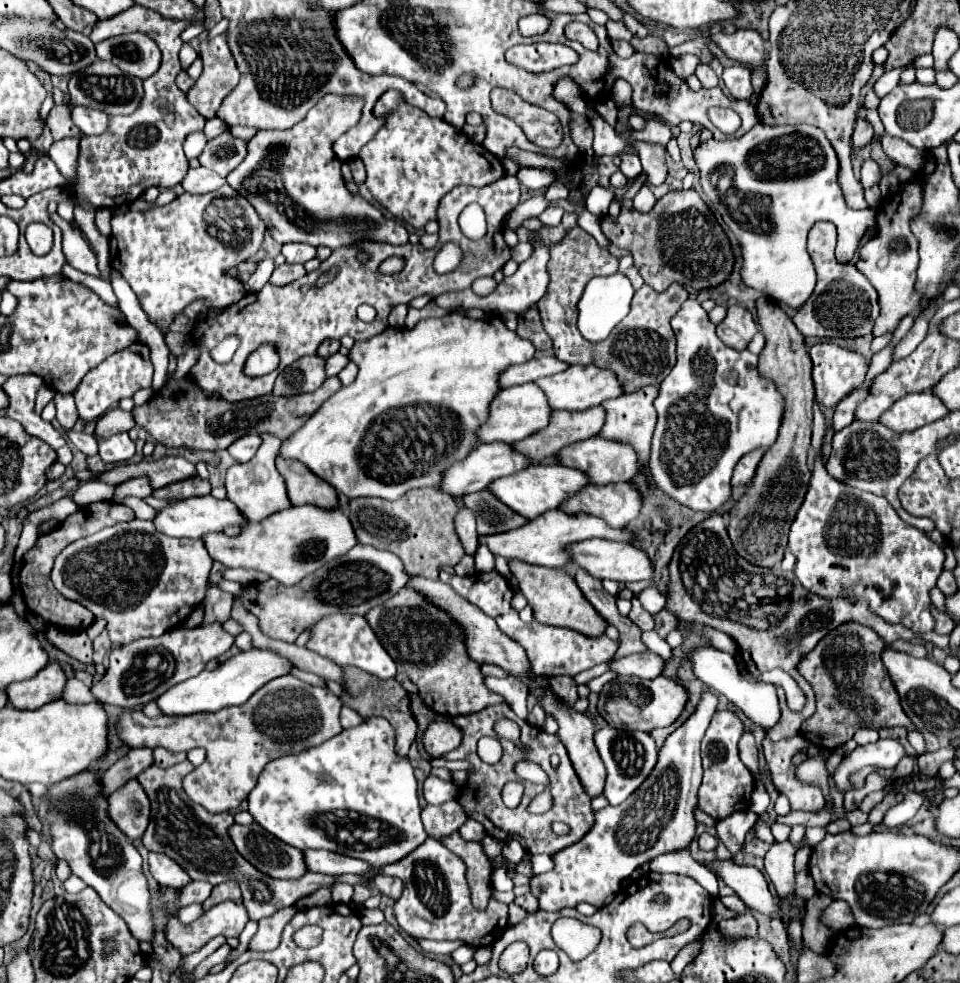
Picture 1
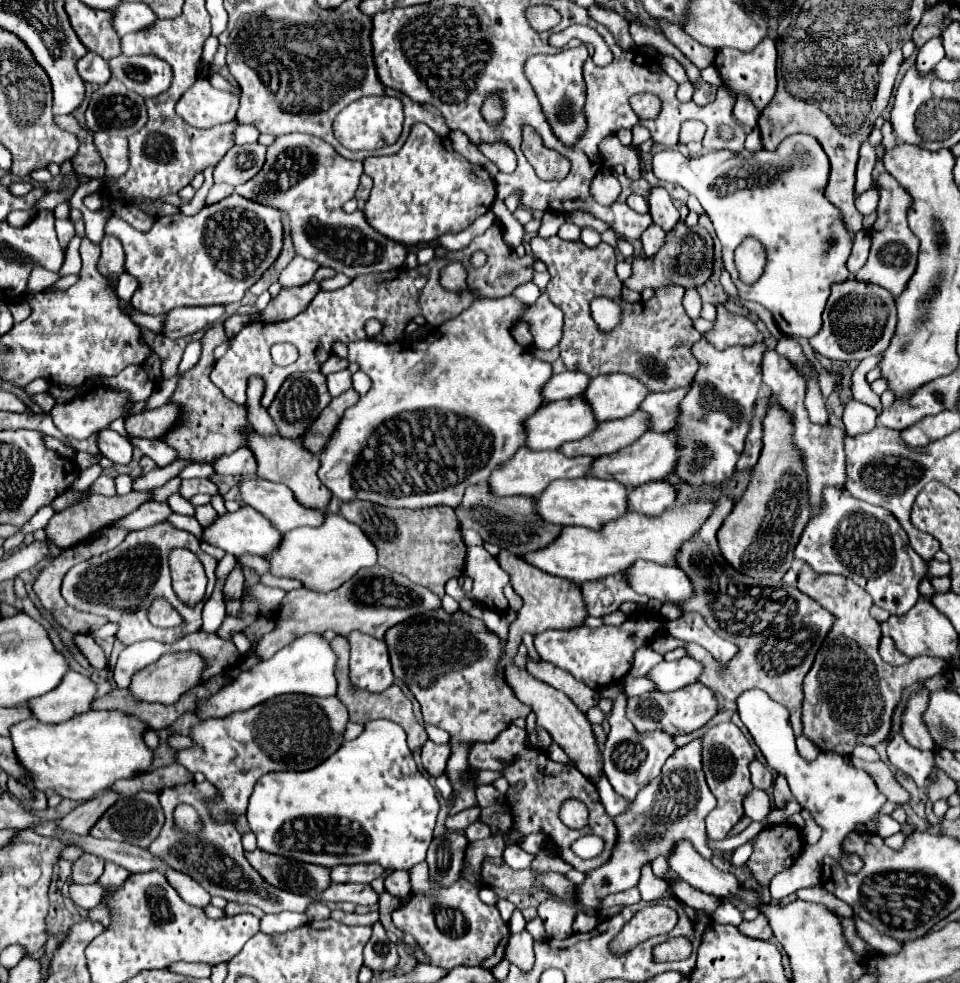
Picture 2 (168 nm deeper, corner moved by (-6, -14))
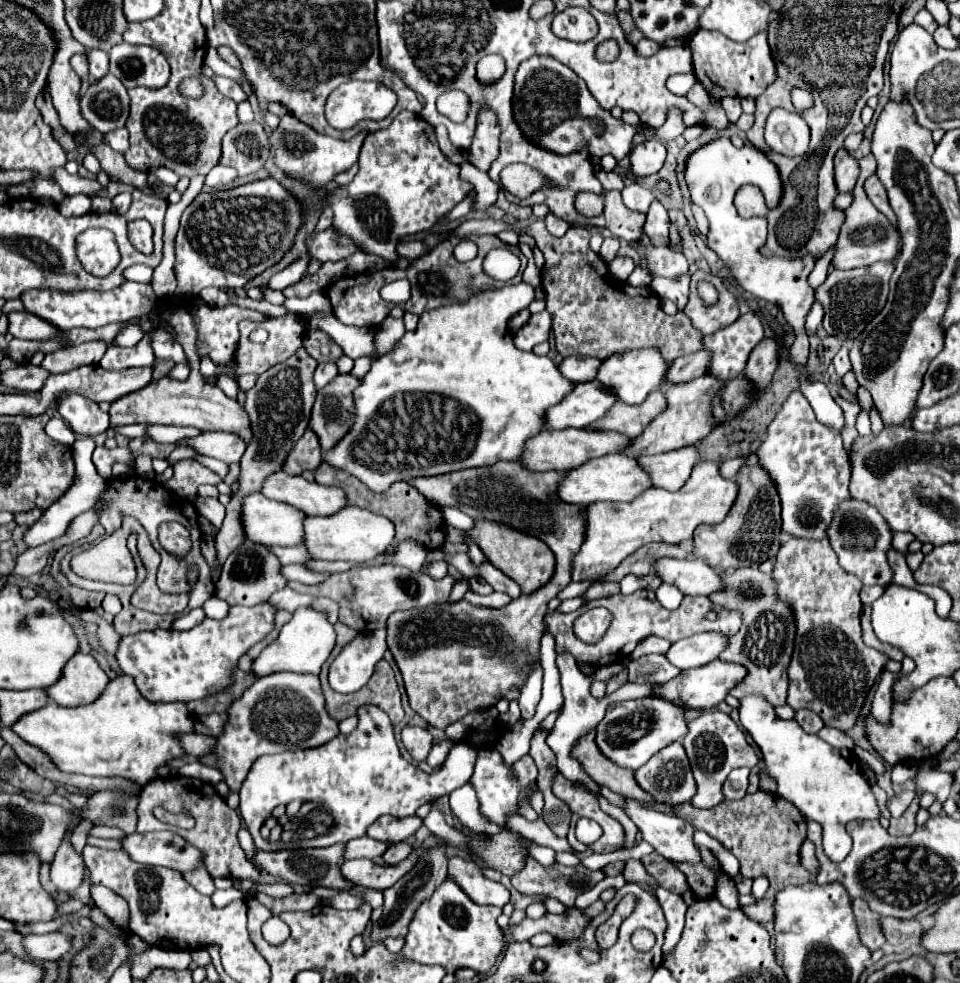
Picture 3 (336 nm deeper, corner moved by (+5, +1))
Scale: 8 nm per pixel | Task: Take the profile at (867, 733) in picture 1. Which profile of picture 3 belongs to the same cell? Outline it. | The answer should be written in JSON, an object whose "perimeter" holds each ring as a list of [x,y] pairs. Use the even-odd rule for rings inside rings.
{"perimeter":[[[823,727],[817,735],[821,739],[825,739],[829,745],[837,747],[837,749],[855,749],[855,741],[843,731],[837,731],[837,729],[831,729],[831,727]]]}

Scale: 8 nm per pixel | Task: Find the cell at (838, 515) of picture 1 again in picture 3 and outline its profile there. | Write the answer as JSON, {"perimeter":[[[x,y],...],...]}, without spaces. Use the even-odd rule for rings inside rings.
{"perimeter":[[[855,497],[845,499],[833,515],[833,521],[827,529],[827,539],[837,553],[841,567],[847,573],[857,575],[863,585],[887,587],[893,581],[893,569],[889,569],[887,561],[887,551],[893,549],[893,531],[889,525],[885,525],[881,513],[877,513],[877,509],[873,509],[873,505],[867,501],[857,501]]]}

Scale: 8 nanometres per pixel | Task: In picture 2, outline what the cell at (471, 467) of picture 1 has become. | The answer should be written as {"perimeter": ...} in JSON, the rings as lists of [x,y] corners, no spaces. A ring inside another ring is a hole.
{"perimeter":[[[520,448],[520,452],[516,452],[516,456],[512,460],[508,460],[508,464],[504,464],[504,468],[496,468],[496,472],[492,472],[488,484],[490,484],[492,492],[496,492],[498,496],[516,496],[516,494],[520,494],[520,496],[538,496],[540,492],[544,492],[544,488],[552,480],[586,476],[592,462],[594,462],[592,456],[568,458],[560,450],[536,452],[536,450],[530,450],[530,448]]]}

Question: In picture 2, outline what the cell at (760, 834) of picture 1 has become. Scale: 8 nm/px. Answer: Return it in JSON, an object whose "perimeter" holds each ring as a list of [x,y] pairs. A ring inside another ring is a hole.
{"perimeter":[[[746,842],[746,844],[742,844],[740,848],[736,848],[736,850],[730,854],[730,864],[732,864],[734,868],[742,868],[742,864],[748,860],[750,854],[752,854],[752,844]]]}

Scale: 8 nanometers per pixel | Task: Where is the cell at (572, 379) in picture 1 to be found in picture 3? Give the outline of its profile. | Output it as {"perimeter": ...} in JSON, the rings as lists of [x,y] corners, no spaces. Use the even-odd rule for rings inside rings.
{"perimeter":[[[635,349],[627,353],[611,355],[601,363],[601,369],[597,369],[597,381],[601,385],[609,385],[613,393],[617,393],[617,399],[627,405],[641,403],[653,389],[665,389],[665,371],[669,363],[661,357],[657,349]]]}

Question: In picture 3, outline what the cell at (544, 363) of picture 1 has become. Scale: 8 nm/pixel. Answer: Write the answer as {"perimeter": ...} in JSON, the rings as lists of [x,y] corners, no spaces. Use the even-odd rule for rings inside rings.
{"perimeter":[[[573,355],[573,357],[567,357],[559,363],[559,371],[565,379],[569,379],[573,383],[585,383],[585,381],[591,381],[595,377],[599,365],[601,365],[599,359]]]}

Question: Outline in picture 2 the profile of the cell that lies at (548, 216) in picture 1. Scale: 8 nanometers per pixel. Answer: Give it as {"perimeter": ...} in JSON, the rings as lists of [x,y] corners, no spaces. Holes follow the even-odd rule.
{"perimeter":[[[564,222],[560,226],[560,230],[558,230],[558,236],[562,240],[580,240],[580,228],[576,224],[572,224],[572,222]]]}

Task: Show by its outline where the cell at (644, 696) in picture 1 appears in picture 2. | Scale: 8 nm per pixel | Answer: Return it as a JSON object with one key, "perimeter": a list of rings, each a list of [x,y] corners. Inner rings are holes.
{"perimeter":[[[694,682],[674,692],[648,692],[638,698],[628,698],[628,718],[636,726],[638,732],[652,732],[656,728],[664,728],[670,736],[688,734],[702,726],[706,726],[718,712],[718,700],[712,688],[704,686],[702,682]]]}

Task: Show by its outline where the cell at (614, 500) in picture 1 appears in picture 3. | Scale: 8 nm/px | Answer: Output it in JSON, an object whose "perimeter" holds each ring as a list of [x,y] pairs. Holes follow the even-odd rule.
{"perimeter":[[[683,447],[673,453],[661,455],[645,455],[639,457],[637,463],[653,477],[653,487],[663,487],[669,491],[677,491],[691,475],[691,469],[697,465],[697,449]]]}

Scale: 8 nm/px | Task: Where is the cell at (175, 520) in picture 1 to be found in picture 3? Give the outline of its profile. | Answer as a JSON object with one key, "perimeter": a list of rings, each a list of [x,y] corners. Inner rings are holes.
{"perimeter":[[[251,493],[245,497],[241,507],[241,525],[245,525],[245,539],[257,541],[259,545],[273,547],[273,545],[301,545],[303,541],[303,519],[305,515],[291,505],[271,501],[261,493]]]}

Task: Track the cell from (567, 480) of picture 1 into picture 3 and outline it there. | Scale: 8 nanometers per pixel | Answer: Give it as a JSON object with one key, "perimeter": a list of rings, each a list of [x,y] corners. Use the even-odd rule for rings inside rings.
{"perimeter":[[[605,455],[595,461],[587,461],[577,469],[567,471],[557,483],[557,497],[571,505],[591,505],[597,501],[623,503],[623,501],[633,501],[649,487],[651,487],[651,481],[647,473],[637,465],[635,459],[623,457],[623,455]]]}

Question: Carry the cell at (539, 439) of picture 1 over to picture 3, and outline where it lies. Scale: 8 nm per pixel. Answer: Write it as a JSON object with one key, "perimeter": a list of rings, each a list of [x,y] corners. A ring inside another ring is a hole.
{"perimeter":[[[663,391],[649,393],[649,397],[641,405],[625,405],[617,401],[617,405],[613,405],[613,409],[609,409],[609,413],[601,417],[601,421],[587,425],[585,429],[613,429],[633,439],[647,427],[647,423],[655,415],[659,415],[665,409],[665,405],[667,405],[667,399]]]}

